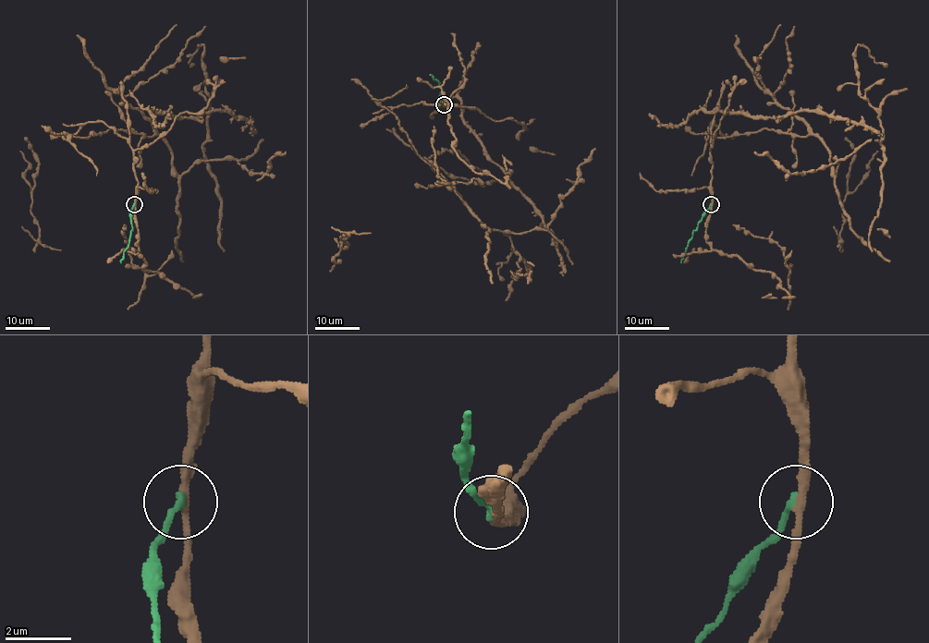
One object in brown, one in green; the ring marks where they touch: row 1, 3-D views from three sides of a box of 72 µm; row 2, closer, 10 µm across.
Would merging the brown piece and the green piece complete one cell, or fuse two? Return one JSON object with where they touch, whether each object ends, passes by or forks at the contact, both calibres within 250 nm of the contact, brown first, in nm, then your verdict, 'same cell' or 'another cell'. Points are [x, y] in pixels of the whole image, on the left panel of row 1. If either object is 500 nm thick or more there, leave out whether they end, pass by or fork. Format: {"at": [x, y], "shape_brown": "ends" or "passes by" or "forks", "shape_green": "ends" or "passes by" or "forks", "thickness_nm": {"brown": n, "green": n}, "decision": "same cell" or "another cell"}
{"at": [134, 204], "shape_brown": "passes by", "shape_green": "ends", "thickness_nm": {"brown": 220, "green": 240}, "decision": "another cell"}

